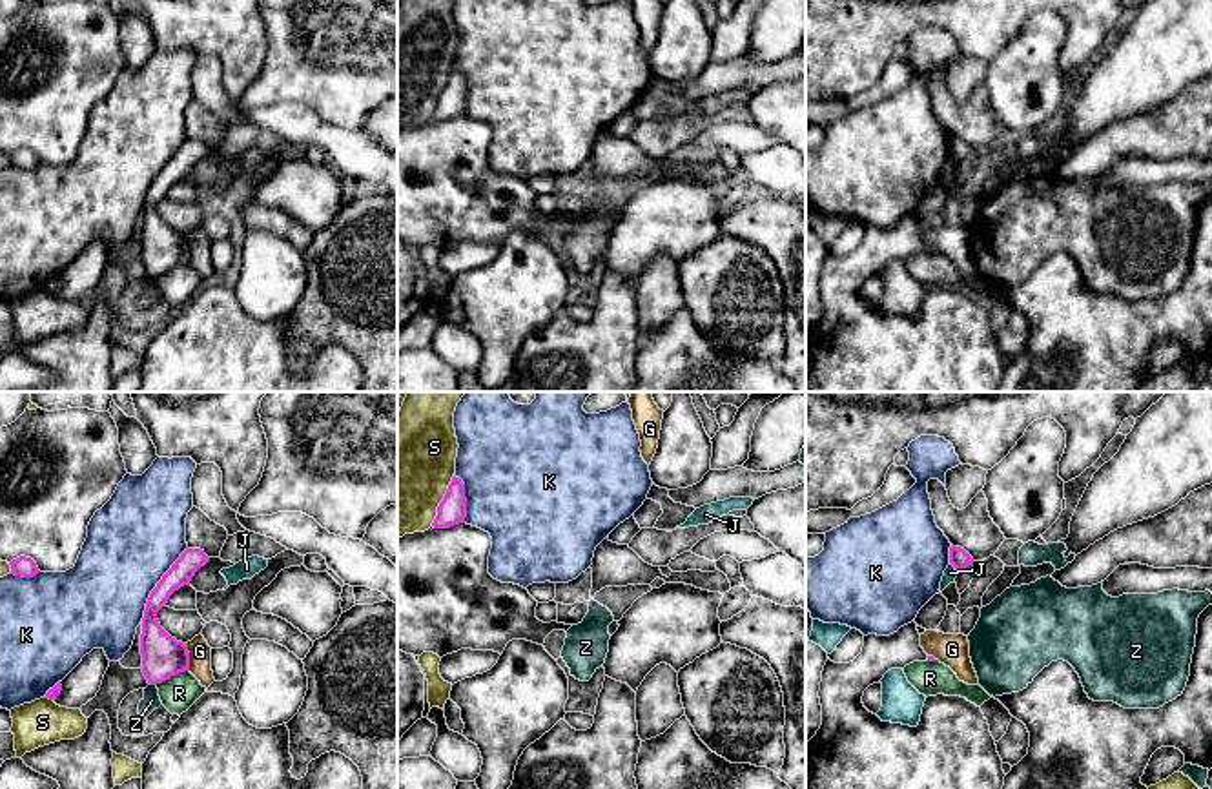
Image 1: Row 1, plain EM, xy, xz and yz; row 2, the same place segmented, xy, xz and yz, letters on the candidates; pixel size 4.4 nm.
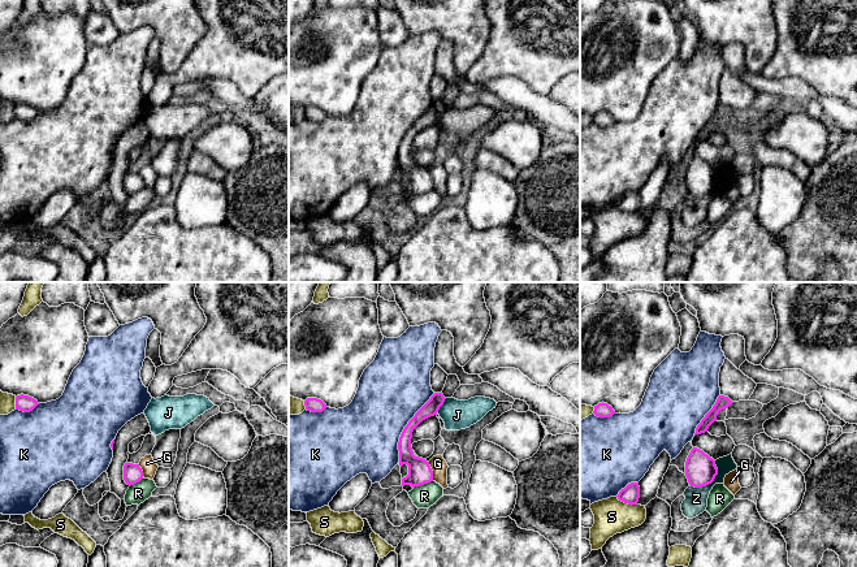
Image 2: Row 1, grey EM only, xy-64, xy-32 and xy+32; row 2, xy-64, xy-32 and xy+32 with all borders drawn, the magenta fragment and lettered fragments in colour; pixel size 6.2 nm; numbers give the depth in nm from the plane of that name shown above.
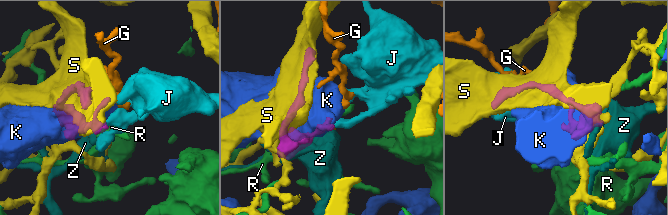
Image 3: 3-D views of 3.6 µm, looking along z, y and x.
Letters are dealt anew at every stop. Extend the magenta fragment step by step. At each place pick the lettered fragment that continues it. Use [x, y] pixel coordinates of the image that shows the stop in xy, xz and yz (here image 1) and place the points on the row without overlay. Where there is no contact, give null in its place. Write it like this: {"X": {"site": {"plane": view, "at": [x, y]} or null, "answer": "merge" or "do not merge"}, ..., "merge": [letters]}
{"G": {"site": {"plane": "xy", "at": [188, 248]}, "answer": "do not merge"}, "J": {"site": {"plane": "yz", "at": [954, 157]}, "answer": "do not merge"}, "K": {"site": {"plane": "xy", "at": [157, 175]}, "answer": "do not merge"}, "R": {"site": {"plane": "xy", "at": [172, 266]}, "answer": "do not merge"}, "S": {"site": {"plane": "xz", "at": [441, 93]}, "answer": "do not merge"}, "Z": {"site": {"plane": "xy", "at": [154, 276]}, "answer": "do not merge"}, "merge": []}

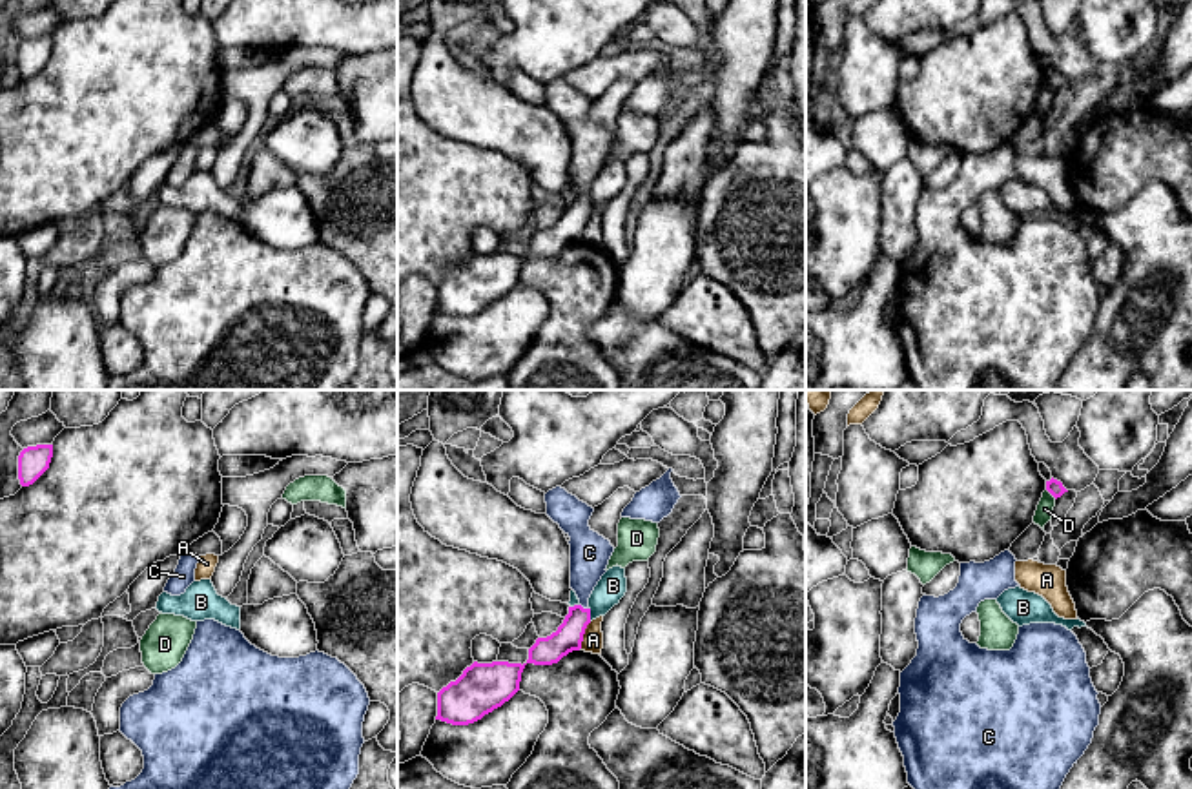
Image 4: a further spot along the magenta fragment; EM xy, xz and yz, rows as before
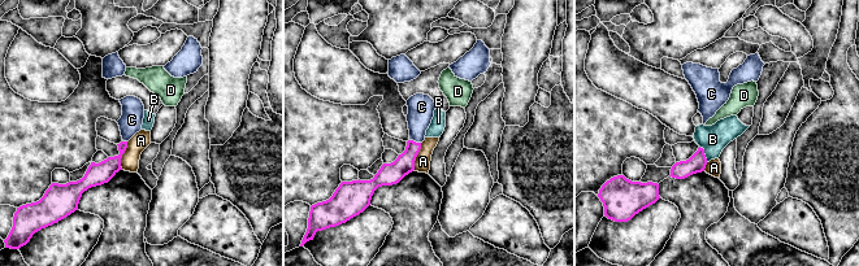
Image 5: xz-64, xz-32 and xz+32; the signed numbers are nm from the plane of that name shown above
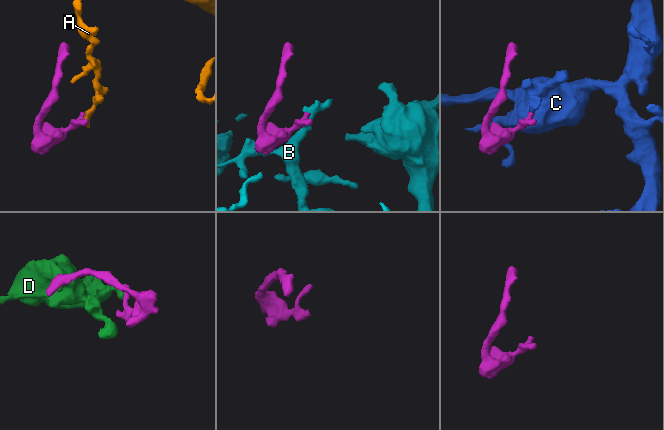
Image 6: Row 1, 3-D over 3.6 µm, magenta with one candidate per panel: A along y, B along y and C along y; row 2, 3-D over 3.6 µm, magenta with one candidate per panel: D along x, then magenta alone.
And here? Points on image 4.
{"A": {"site": {"plane": "xz", "at": [584, 225]}, "answer": "do not merge"}, "B": {"site": {"plane": "xz", "at": [589, 206]}, "answer": "do not merge"}, "C": {"site": {"plane": "xz", "at": [582, 199]}, "answer": "merge"}, "D": {"site": {"plane": "yz", "at": [1052, 86]}, "answer": "do not merge"}, "merge": ["C"]}

